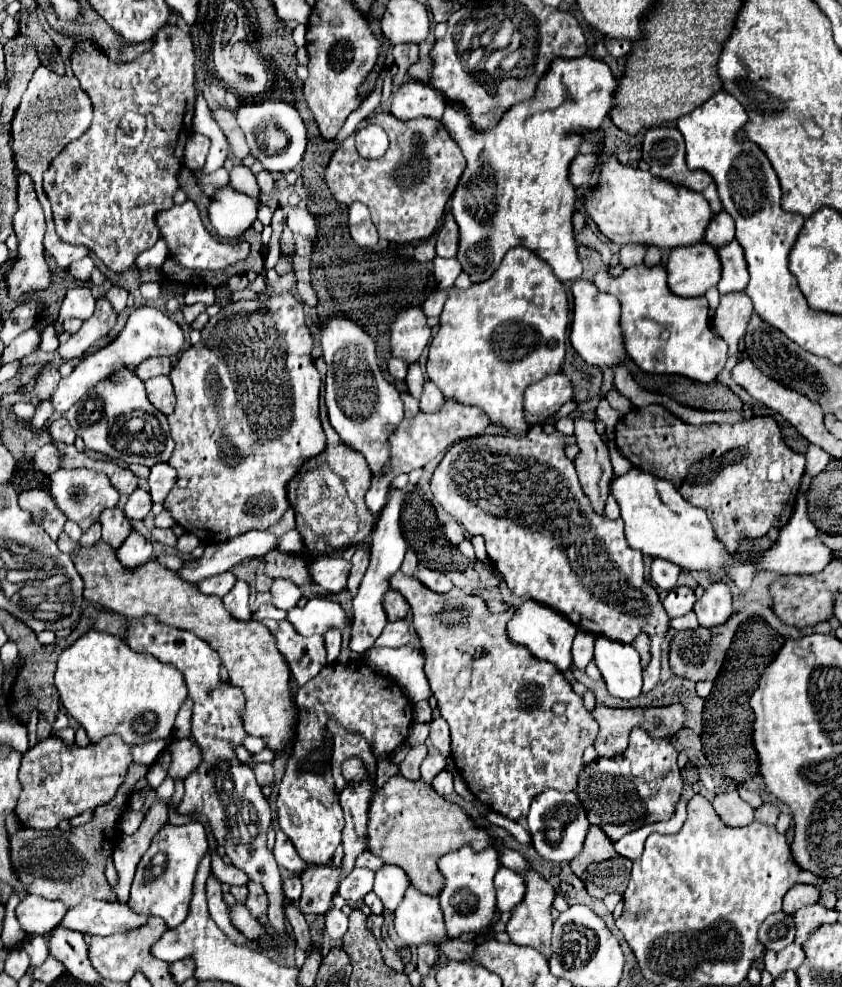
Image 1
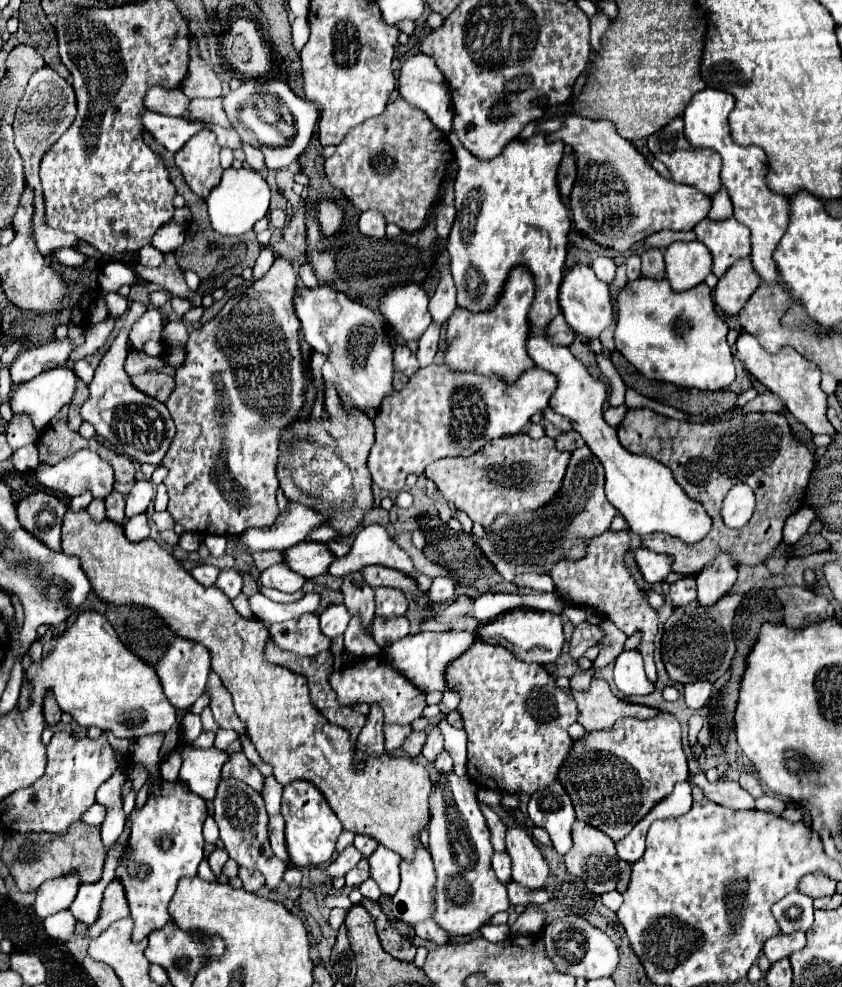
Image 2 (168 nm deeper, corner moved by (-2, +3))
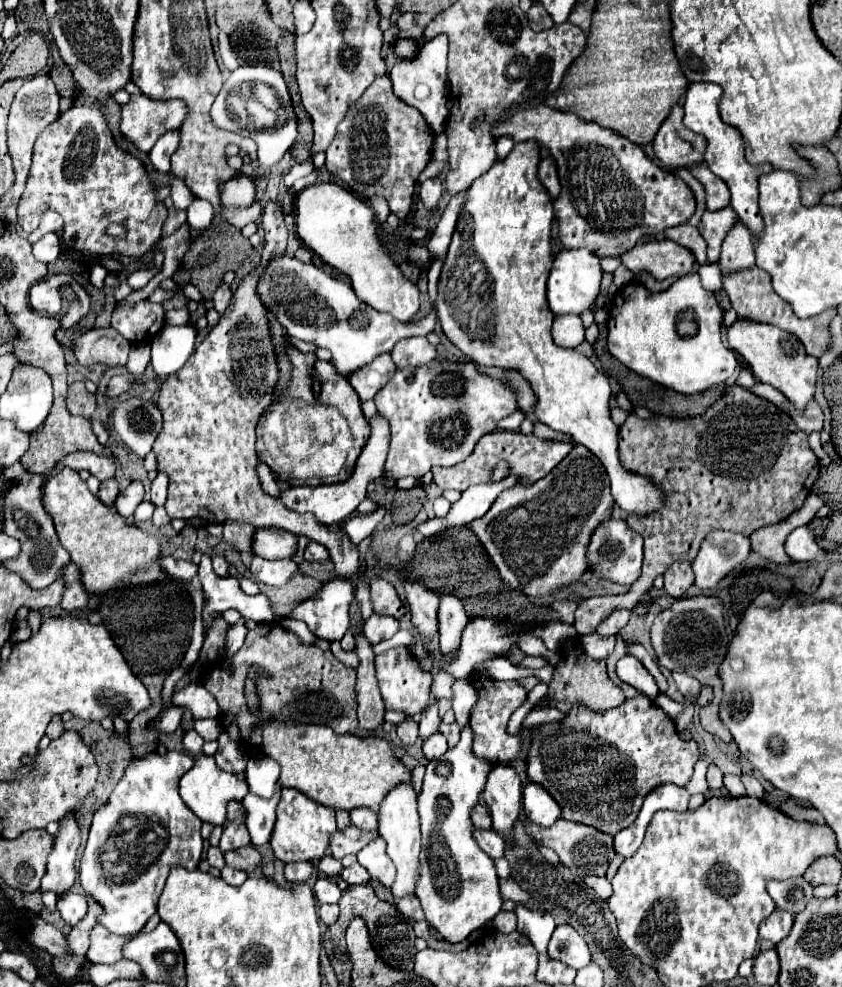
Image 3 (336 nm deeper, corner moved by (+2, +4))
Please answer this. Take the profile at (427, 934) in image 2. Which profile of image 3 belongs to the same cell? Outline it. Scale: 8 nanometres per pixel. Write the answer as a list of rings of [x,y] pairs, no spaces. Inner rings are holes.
[[[405,897],[405,899],[397,899],[397,907],[401,911],[403,917],[407,919],[413,919],[417,923],[425,921],[425,915],[423,915],[423,909],[421,909],[421,903],[417,897]]]

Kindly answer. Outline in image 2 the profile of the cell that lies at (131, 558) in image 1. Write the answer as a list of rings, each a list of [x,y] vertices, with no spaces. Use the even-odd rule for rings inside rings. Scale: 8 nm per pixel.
[[[145,512],[133,516],[125,522],[125,536],[129,540],[135,540],[135,542],[149,536],[149,524],[147,524],[147,514]]]

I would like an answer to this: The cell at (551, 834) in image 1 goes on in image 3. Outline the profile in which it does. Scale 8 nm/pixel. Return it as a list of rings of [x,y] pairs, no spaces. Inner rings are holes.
[[[527,783],[523,789],[523,811],[529,821],[541,827],[551,827],[557,819],[561,819],[561,807],[537,783]]]

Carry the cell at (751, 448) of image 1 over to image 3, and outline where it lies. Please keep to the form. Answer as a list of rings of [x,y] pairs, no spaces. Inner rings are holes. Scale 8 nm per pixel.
[[[737,385],[729,387],[723,393],[723,397],[715,405],[711,405],[707,413],[701,417],[639,419],[635,413],[631,413],[627,421],[619,427],[619,455],[625,469],[647,475],[659,487],[663,487],[667,505],[659,511],[659,515],[649,515],[643,519],[627,517],[629,527],[645,539],[643,573],[625,595],[589,597],[575,611],[575,629],[579,631],[579,635],[593,633],[595,627],[603,619],[607,619],[613,611],[619,609],[631,611],[637,605],[639,597],[653,587],[655,577],[663,575],[675,561],[693,563],[709,531],[727,529],[749,537],[759,527],[775,525],[787,519],[793,511],[797,511],[803,505],[819,473],[819,459],[815,457],[815,453],[807,443],[807,433],[803,433],[793,423],[793,419],[781,409],[777,409],[773,403],[755,397],[751,391],[745,391]]]

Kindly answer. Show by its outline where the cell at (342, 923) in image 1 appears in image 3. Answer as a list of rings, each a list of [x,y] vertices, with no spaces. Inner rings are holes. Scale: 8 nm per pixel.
[[[321,905],[319,907],[319,917],[325,925],[333,925],[339,915],[339,905]]]

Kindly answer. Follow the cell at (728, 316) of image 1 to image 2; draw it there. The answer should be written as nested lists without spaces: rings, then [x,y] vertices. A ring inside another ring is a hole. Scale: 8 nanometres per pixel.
[[[741,258],[725,272],[725,276],[719,278],[715,288],[715,302],[727,316],[737,316],[759,284],[761,278],[755,272],[751,260]]]

